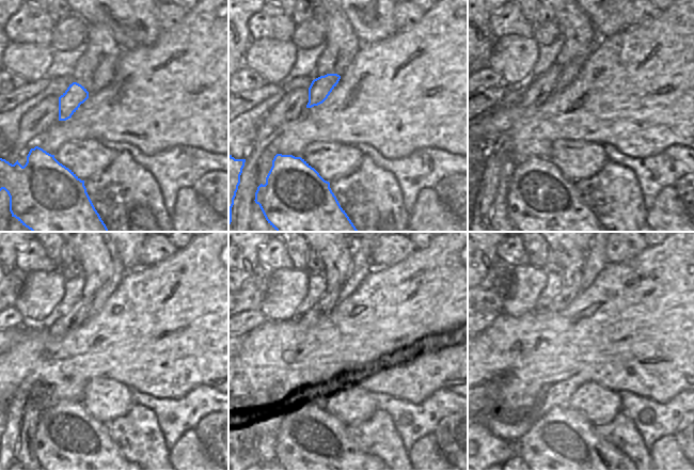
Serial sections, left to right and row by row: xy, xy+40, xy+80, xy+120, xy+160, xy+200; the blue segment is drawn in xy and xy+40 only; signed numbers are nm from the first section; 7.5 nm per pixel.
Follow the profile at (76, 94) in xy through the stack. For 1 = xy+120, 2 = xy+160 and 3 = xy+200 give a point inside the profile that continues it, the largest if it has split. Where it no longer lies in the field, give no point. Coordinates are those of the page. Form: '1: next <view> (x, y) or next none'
1: next xy+120 (119, 271)
2: next xy+160 (360, 266)
3: next xy+200 (596, 256)

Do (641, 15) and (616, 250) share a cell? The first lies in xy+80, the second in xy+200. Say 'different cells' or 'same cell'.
same cell

